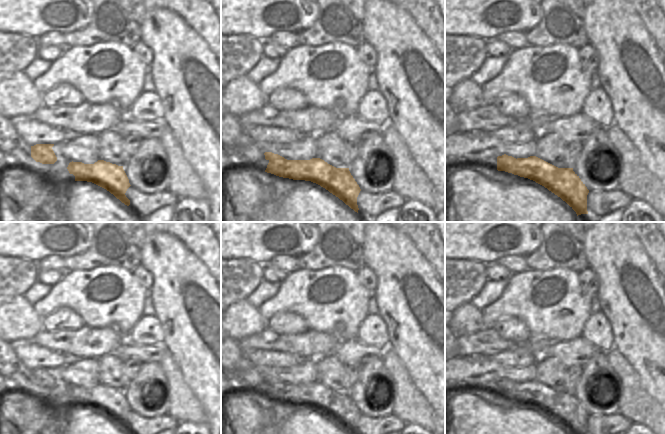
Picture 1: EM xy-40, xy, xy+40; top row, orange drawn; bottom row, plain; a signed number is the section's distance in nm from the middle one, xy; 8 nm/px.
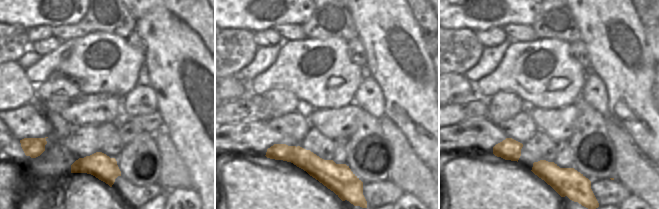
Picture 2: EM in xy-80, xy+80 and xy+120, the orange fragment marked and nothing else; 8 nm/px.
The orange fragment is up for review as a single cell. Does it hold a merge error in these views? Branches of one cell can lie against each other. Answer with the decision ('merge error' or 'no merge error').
merge error

